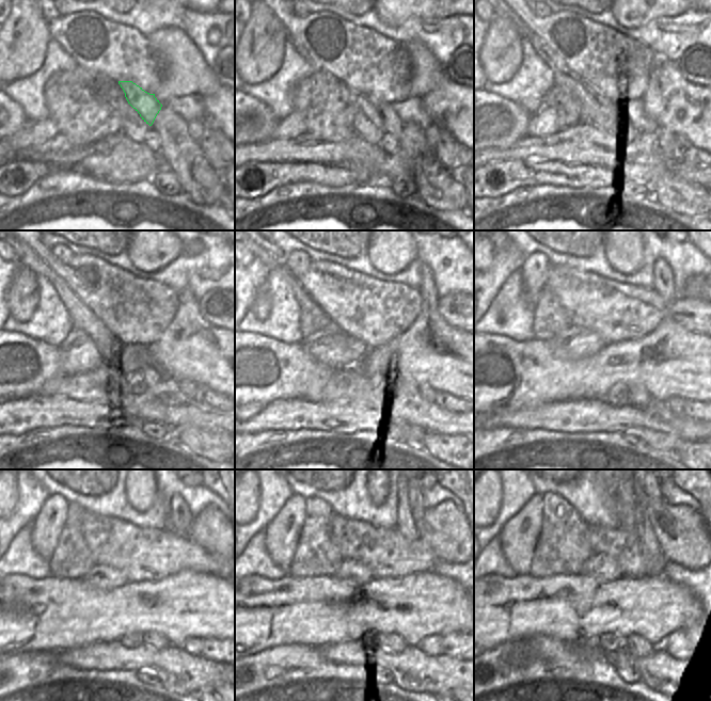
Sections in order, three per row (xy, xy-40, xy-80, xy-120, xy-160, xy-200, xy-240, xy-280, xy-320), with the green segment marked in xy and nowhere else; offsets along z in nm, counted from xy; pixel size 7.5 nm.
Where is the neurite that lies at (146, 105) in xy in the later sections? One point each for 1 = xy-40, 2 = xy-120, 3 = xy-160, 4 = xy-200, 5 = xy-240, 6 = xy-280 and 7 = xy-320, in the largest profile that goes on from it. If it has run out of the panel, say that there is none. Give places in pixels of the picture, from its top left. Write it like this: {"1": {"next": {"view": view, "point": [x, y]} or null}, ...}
{"1": {"next": {"view": "xy-40", "point": [393, 124]}}, "2": {"next": {"view": "xy-120", "point": [149, 376]}}, "3": {"next": {"view": "xy-160", "point": [388, 385]}}, "4": {"next": {"view": "xy-200", "point": [636, 396]}}, "5": {"next": {"view": "xy-240", "point": [155, 639]}}, "6": {"next": {"view": "xy-280", "point": [395, 643]}}, "7": {"next": {"view": "xy-320", "point": [635, 646]}}}

